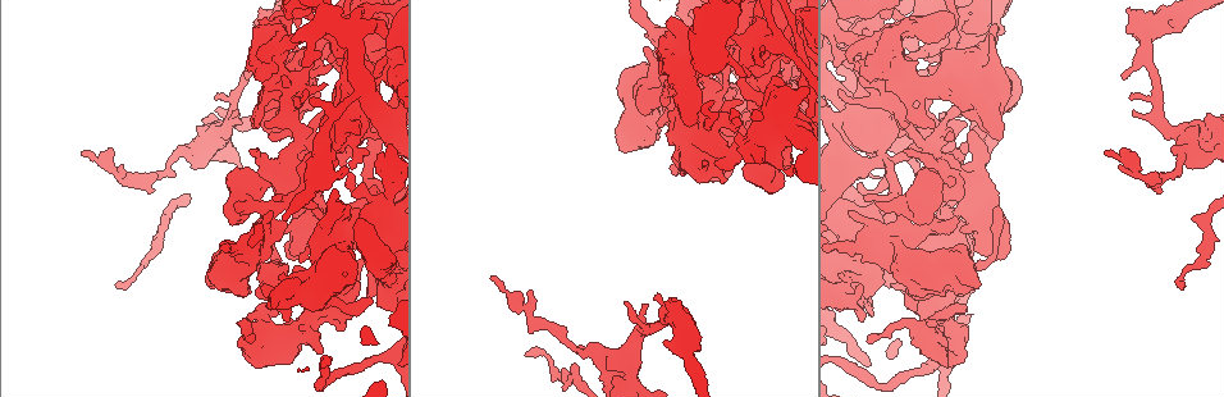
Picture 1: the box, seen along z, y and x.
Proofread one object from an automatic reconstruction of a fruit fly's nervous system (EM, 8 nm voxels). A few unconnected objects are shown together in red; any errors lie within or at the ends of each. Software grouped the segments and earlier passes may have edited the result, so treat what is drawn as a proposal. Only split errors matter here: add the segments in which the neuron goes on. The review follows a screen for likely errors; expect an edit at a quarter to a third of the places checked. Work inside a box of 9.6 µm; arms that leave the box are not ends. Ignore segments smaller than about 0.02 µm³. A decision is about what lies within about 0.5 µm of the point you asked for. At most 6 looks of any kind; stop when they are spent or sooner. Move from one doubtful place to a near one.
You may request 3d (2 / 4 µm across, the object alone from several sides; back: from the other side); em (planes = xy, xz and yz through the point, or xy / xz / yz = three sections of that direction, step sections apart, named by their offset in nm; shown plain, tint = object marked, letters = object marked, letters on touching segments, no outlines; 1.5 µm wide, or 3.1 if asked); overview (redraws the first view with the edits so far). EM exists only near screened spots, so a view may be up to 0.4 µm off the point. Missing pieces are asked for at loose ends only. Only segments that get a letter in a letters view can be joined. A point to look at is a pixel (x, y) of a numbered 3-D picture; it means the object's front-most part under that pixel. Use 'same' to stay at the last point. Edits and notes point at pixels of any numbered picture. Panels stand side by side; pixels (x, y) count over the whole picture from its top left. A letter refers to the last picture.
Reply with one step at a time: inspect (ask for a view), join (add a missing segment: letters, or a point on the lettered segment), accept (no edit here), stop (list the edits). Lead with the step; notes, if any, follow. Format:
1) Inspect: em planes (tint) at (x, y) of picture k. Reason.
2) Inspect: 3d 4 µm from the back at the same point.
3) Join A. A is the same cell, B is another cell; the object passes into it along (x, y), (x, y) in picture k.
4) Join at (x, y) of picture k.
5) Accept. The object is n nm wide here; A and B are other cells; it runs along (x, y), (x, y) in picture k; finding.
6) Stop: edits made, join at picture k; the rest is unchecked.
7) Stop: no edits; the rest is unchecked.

Inspect: em planes (tint) at (259, 8) of picture 1. Free end.

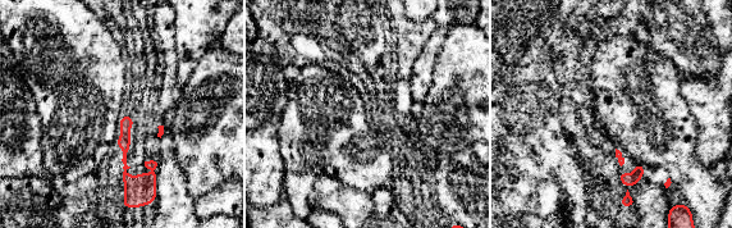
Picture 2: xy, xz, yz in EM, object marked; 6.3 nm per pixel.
Inspect: em planes (letters) at the same point. What lies round it.

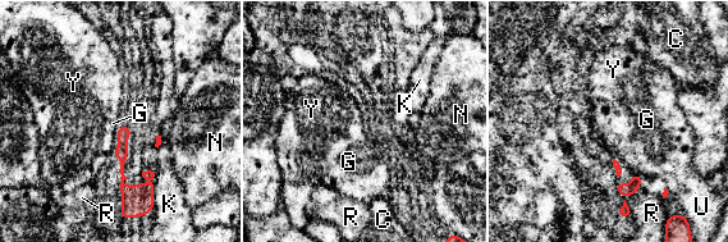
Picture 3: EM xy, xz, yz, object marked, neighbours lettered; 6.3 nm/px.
Accept. The longest contact is with K, 220 nm; C, G, K, N, R, U and Y are other cells; a border runs along (635, 173), (642, 178) in picture 3; none of them fits.

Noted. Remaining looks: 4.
Inspect: 3d 4 µm at (702, 162) of picture 1. An open end.

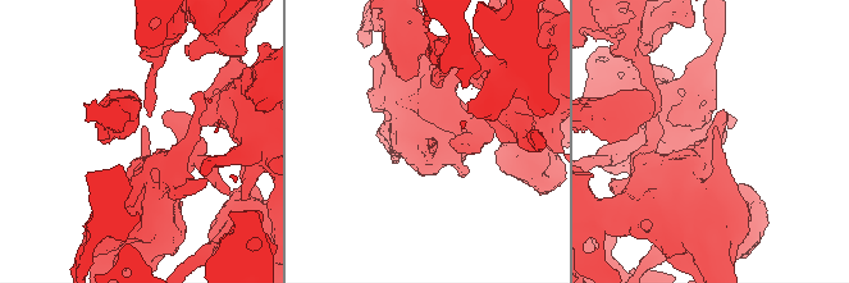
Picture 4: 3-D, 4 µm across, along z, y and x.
Inspect: em xy step 8 (letters) at (143, 128) of picture 4. Shape alone is not enough.

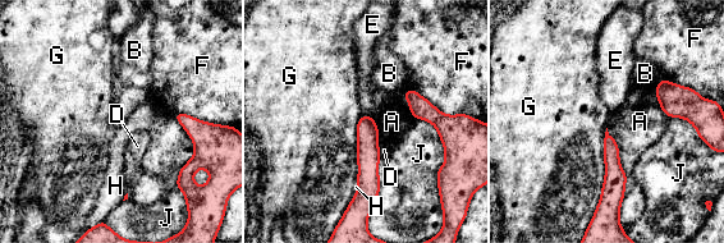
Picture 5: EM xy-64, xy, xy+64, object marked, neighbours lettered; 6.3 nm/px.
Accept. The longest contact is with G, 550 nm; A, B, D, E, F, G, H and J are other cells; no lettered segment goes on from it.

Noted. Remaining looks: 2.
Inspect: em planes (letters) at (960, 108) of picture 1. Stops while still wide.

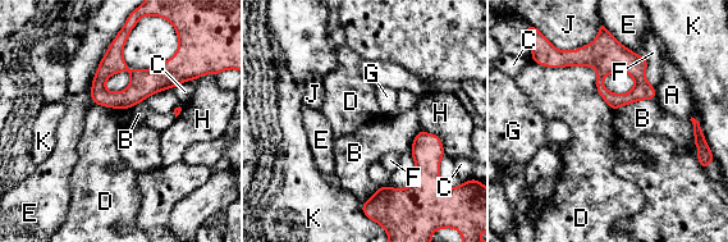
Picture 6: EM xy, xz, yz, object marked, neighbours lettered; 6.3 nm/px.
Accept. A, B, C, D, E, F, G, H, J and K are other cells; it runs along (543, 55), (622, 59), (651, 95) in picture 6; no lettered segment goes on from it.

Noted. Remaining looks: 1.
Stop: no edits; the rest is unchecked.

